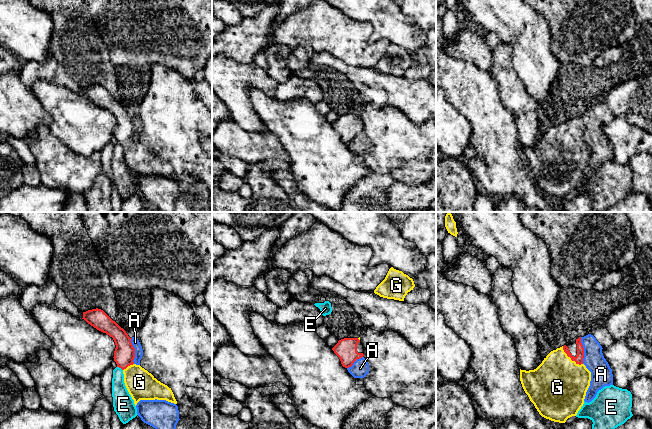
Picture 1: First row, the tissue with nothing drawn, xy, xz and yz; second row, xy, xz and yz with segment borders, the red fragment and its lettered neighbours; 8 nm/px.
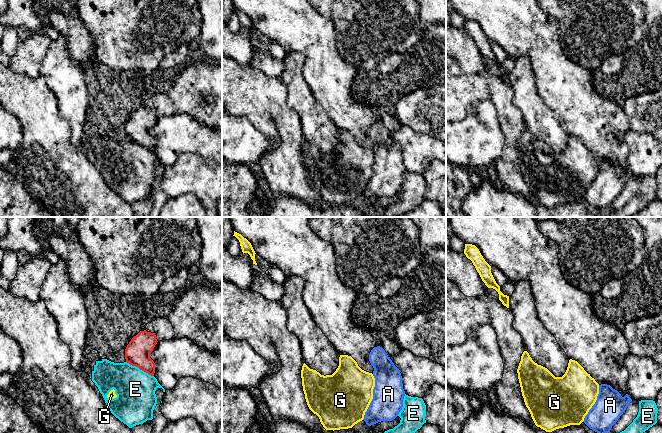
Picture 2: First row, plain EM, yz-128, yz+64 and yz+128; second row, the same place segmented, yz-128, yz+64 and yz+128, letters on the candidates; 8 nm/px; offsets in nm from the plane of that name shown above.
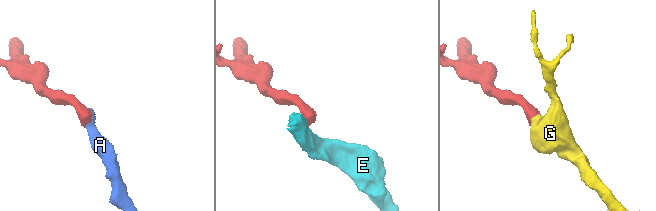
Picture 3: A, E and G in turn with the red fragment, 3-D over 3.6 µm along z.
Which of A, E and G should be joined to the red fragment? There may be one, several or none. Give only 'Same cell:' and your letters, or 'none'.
Same cell: G

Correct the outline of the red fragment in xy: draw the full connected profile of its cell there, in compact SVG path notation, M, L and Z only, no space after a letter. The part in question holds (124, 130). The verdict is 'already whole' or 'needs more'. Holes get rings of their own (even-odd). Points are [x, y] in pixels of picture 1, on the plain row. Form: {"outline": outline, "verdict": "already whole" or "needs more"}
{"outline": "M96 84L83 88L82 95L113 114L116 121L113 134L117 143L123 146L124 159L134 176L135 182L140 176L155 175L177 180L171 164L158 157L151 149L133 138L135 124L131 119L132 114L103 86Z", "verdict": "needs more"}

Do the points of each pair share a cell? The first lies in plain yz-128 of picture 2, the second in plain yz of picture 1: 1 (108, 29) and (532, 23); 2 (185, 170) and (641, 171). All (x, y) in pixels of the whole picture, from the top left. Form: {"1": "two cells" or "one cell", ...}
{"1": "two cells", "2": "one cell"}

